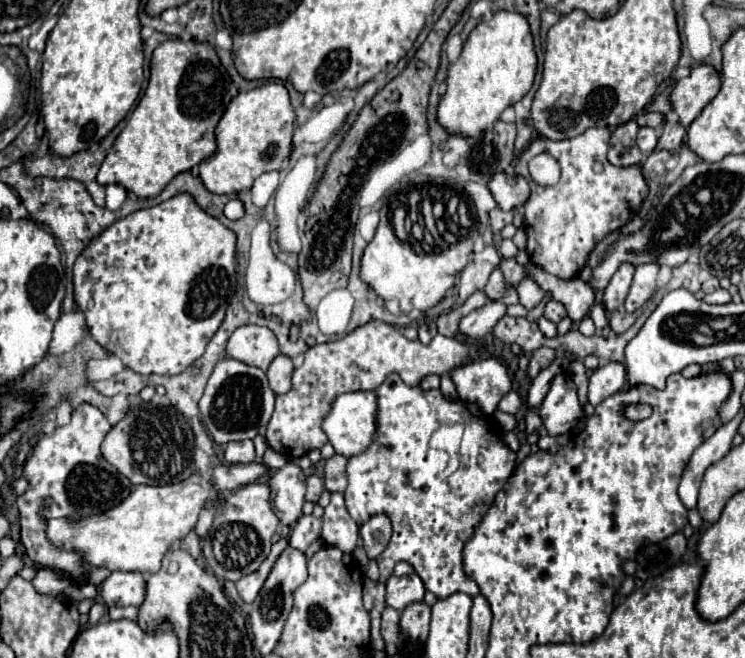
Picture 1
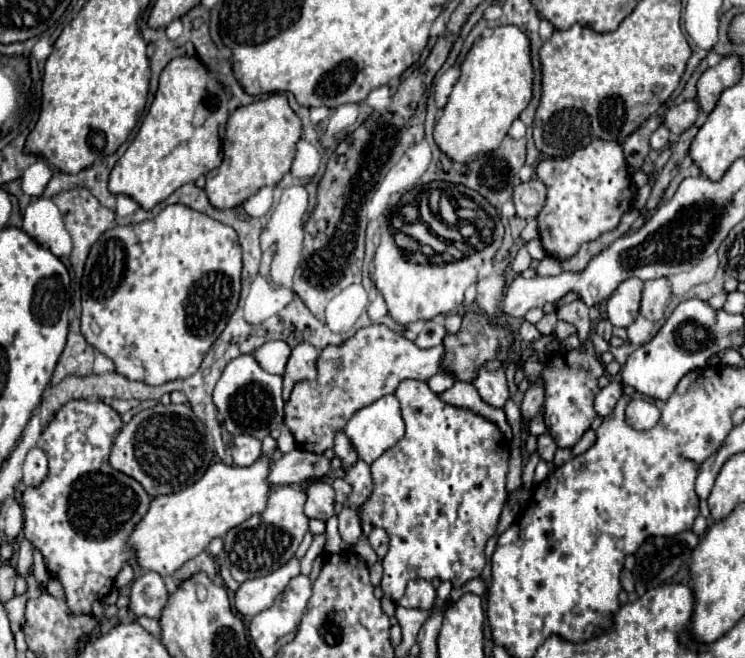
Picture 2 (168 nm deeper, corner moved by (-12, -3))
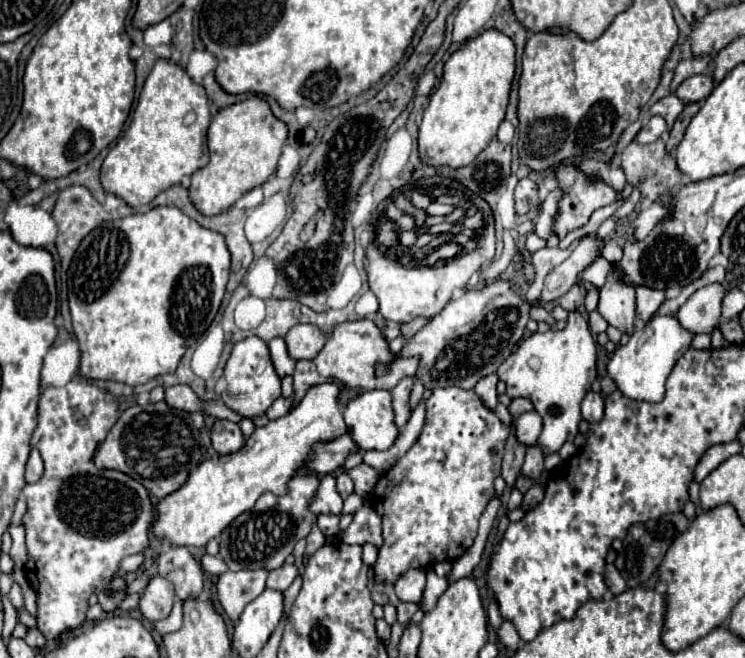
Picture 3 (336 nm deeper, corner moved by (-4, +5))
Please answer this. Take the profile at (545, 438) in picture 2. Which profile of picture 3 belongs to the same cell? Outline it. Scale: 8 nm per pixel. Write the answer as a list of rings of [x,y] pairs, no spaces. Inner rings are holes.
[[[530,446],[526,452],[526,460],[522,466],[522,476],[536,480],[544,472],[544,454],[540,452],[538,446]]]

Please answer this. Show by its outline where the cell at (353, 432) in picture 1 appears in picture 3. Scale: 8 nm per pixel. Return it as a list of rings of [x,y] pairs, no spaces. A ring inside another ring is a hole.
[[[370,390],[352,398],[344,408],[344,420],[352,428],[352,438],[360,446],[360,450],[388,450],[398,436],[392,396],[388,390]]]

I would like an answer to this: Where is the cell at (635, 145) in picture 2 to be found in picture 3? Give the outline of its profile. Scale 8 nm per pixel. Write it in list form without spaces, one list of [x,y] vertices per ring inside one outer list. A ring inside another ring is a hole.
[[[668,94],[668,96],[664,96],[662,100],[658,100],[658,102],[650,108],[650,114],[652,114],[652,116],[658,114],[658,116],[662,116],[662,118],[668,122],[668,131],[661,136],[663,141],[666,142],[669,139],[668,132],[671,130],[674,120],[678,118],[678,114],[682,112],[682,108],[684,108],[684,102],[682,102],[676,94]]]

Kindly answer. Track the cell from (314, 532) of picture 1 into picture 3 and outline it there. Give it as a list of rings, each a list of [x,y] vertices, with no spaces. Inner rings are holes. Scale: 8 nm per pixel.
[[[284,564],[284,566],[280,566],[280,568],[276,570],[276,580],[268,580],[266,586],[268,586],[270,590],[284,592],[284,590],[294,582],[296,572],[298,572],[298,570],[296,570],[294,564]]]

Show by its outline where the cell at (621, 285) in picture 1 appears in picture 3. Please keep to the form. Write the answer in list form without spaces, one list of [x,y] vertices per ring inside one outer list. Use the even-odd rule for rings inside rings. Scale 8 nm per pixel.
[[[610,270],[606,284],[600,288],[600,304],[598,312],[606,318],[606,322],[618,328],[624,334],[634,332],[634,310],[636,310],[636,296],[634,286],[622,282],[616,270]]]

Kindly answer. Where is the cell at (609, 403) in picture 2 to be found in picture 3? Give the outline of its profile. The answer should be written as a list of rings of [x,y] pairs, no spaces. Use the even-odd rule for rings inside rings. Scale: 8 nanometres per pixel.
[[[588,392],[582,400],[582,418],[586,422],[600,422],[604,416],[604,400],[596,392]]]

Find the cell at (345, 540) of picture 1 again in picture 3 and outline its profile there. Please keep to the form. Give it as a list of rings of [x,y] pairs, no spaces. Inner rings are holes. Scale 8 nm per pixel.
[[[320,514],[318,516],[318,520],[316,520],[316,524],[318,524],[318,528],[326,534],[326,536],[336,536],[340,530],[338,530],[338,520],[340,520],[340,516],[324,516],[324,514]]]

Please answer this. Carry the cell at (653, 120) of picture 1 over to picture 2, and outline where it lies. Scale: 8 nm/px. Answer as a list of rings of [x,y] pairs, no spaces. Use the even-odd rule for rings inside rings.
[[[688,100],[688,102],[682,102],[678,106],[672,106],[664,116],[662,116],[662,124],[670,130],[672,138],[678,138],[684,130],[688,130],[696,116],[698,116],[698,104],[694,100]]]

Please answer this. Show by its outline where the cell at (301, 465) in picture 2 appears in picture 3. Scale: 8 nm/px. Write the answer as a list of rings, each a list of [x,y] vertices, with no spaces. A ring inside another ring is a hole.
[[[344,434],[338,440],[332,440],[326,444],[316,444],[304,470],[316,472],[316,474],[330,474],[336,468],[344,466],[344,460],[356,450],[358,450],[358,446],[354,444],[350,434]]]

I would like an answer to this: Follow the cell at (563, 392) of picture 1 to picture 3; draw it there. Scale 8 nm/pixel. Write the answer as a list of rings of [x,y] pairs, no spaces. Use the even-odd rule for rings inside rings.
[[[570,312],[564,330],[550,328],[544,334],[536,332],[524,338],[496,374],[506,384],[508,398],[532,400],[536,412],[542,416],[544,428],[536,442],[540,450],[546,456],[558,452],[564,442],[574,440],[578,434],[578,424],[582,420],[580,402],[596,380],[596,342],[588,330],[588,320],[580,312]]]

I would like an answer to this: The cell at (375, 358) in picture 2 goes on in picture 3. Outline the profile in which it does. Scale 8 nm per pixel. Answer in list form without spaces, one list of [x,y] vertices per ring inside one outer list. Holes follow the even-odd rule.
[[[372,320],[342,322],[328,336],[324,348],[318,352],[316,358],[296,362],[296,368],[294,368],[294,374],[292,374],[296,402],[306,394],[306,390],[310,386],[324,384],[324,382],[336,382],[342,390],[340,398],[346,404],[350,398],[354,398],[362,392],[368,392],[368,390],[376,390],[376,388],[392,390],[404,376],[414,376],[416,366],[418,366],[416,358],[394,358],[394,354],[388,350],[386,338],[378,330],[378,326],[374,326]],[[380,362],[392,362],[392,364],[390,364],[386,376],[376,378],[374,376],[374,366],[380,364]]]

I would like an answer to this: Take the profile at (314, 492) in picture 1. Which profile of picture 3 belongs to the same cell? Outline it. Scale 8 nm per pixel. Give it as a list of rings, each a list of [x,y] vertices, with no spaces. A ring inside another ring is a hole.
[[[346,472],[338,476],[338,490],[340,490],[342,498],[348,498],[354,492],[354,484],[352,484],[352,480],[350,480],[350,476]]]

